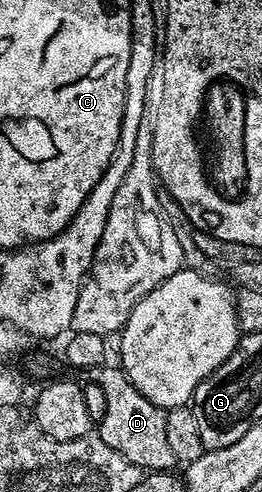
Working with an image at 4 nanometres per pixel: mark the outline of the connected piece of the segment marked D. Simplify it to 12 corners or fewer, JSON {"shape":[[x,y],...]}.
{"shape":[[106,363],[88,380],[107,395],[99,436],[142,471],[178,464],[166,410]]}

